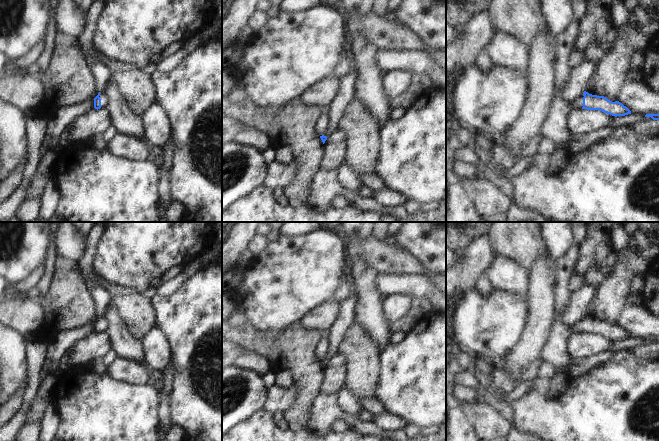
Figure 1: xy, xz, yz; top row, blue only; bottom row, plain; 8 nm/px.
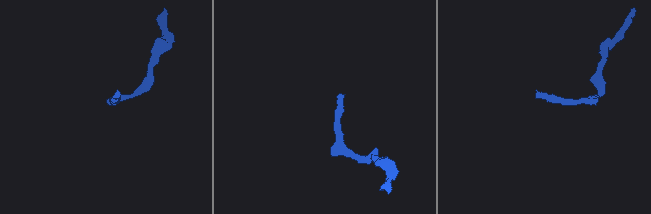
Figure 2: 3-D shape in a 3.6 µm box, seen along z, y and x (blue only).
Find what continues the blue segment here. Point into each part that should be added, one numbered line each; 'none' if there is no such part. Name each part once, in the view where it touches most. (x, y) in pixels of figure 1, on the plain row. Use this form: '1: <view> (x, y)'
1: xy (103, 321)

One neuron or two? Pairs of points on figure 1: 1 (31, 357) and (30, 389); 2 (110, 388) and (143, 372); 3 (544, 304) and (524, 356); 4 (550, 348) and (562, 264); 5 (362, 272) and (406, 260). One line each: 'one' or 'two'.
1: one
2: two
3: one
4: one
5: two

